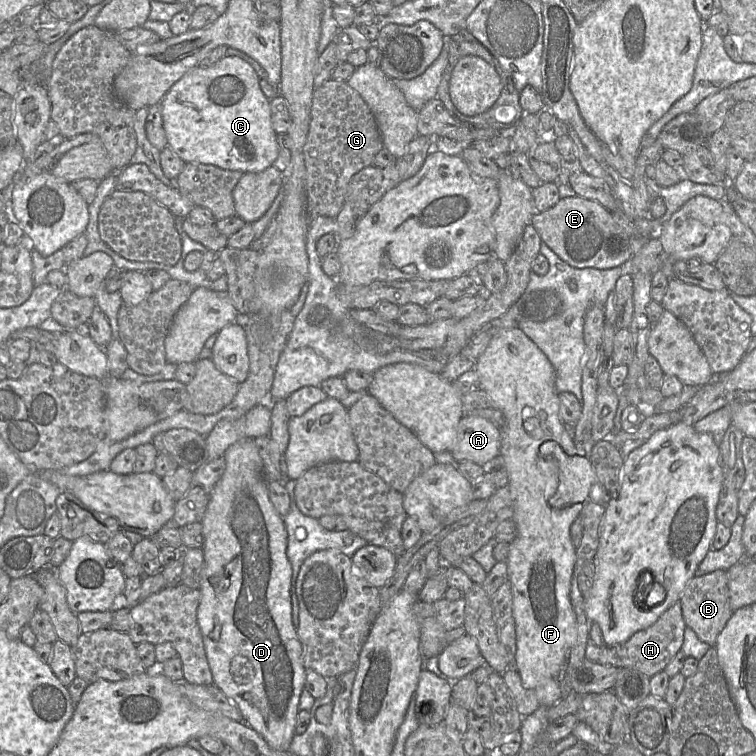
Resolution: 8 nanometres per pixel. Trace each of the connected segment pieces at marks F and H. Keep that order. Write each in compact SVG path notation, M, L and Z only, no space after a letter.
M506 329L494 335L475 362L474 368L480 378L480 389L487 393L492 408L500 410L506 418L500 454L509 477L508 486L514 501L512 520L517 527L517 536L510 543L506 561L516 628L514 665L508 665L508 669L519 673L525 689L534 689L542 680L557 678L576 635L576 616L570 592L577 549L572 543L570 530L583 509L583 503L560 509L551 506L549 499L557 491L560 482L559 471L565 468L567 455L582 452L577 448L572 429L568 428L559 416L555 369L544 352L521 329Z
M680 602L667 609L650 627L633 634L626 642L616 646L597 646L590 639L586 646L585 658L591 662L616 668L627 668L648 677L663 671L681 650L686 628Z

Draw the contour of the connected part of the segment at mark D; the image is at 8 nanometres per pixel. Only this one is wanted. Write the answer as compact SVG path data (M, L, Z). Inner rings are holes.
M243 438L227 448L224 453L226 462L221 478L209 495L209 502L201 521L203 533L204 562L201 569L200 600L197 609L197 621L200 628L206 658L216 686L240 710L246 724L259 733L267 744L277 751L289 751L295 735L296 718L300 695L304 689L306 669L303 666L302 644L292 623L290 597L291 564L286 555L287 531L283 517L278 514L268 496L267 483L262 476L262 461L254 439Z

